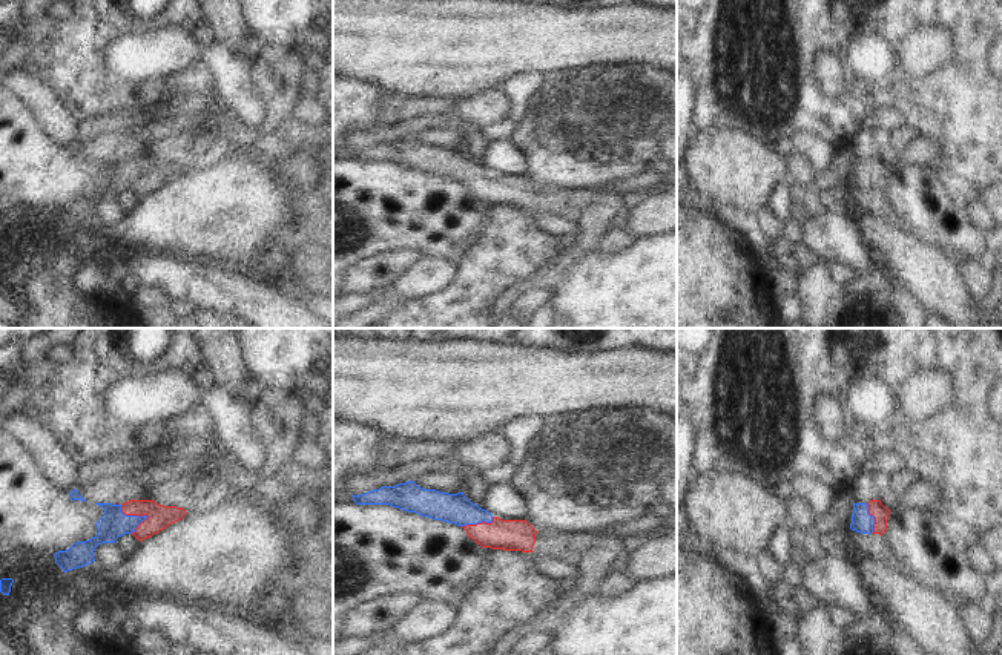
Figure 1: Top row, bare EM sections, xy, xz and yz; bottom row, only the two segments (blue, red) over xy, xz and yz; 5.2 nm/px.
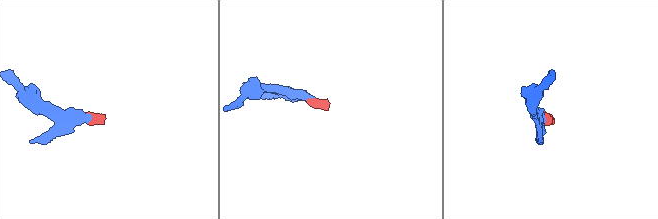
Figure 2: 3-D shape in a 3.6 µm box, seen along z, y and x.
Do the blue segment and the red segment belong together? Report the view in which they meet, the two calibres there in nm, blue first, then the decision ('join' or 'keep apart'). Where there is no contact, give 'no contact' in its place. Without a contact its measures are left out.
xy | 150/130 nm | join

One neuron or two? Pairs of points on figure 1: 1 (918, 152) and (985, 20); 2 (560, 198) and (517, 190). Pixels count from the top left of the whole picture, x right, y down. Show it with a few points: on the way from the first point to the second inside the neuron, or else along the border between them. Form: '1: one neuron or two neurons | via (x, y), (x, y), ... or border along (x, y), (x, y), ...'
1: two neurons | border along (919, 137), (935, 140), (942, 148), (933, 166)
2: one neuron | via (550, 198), (528, 197)

